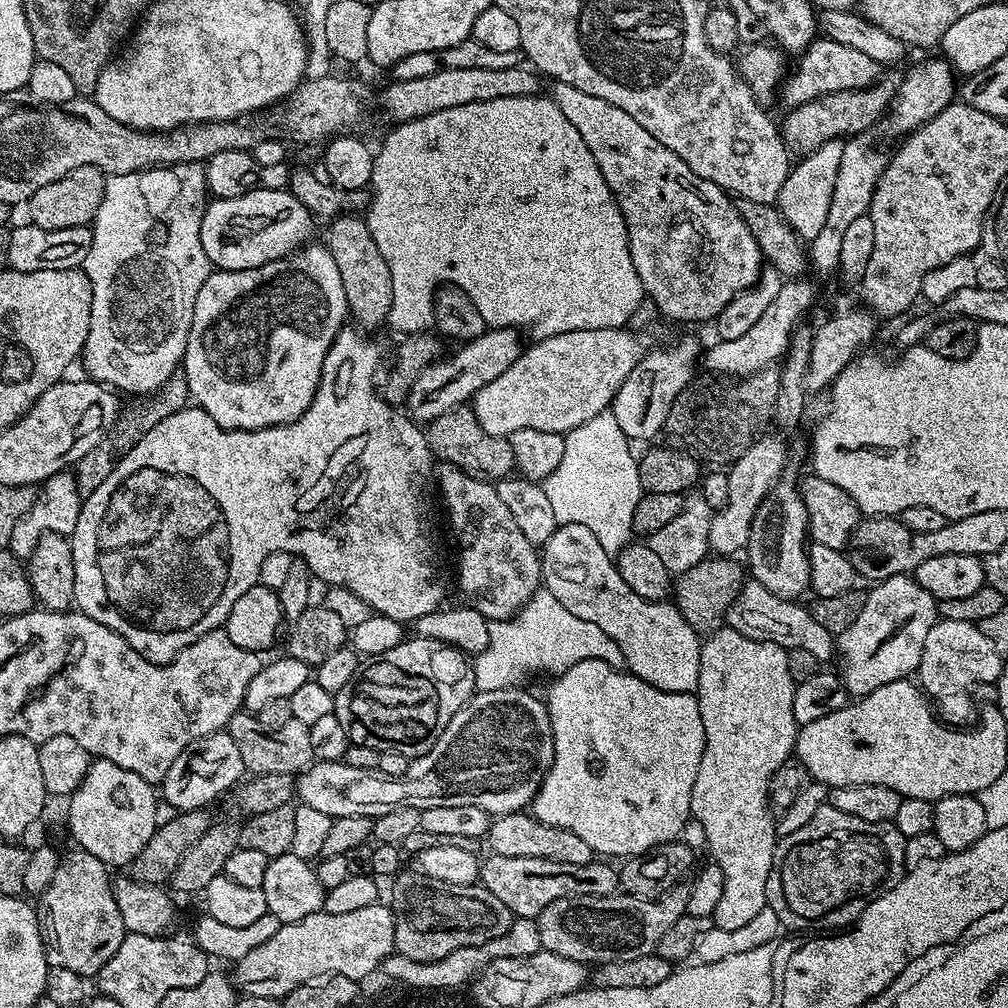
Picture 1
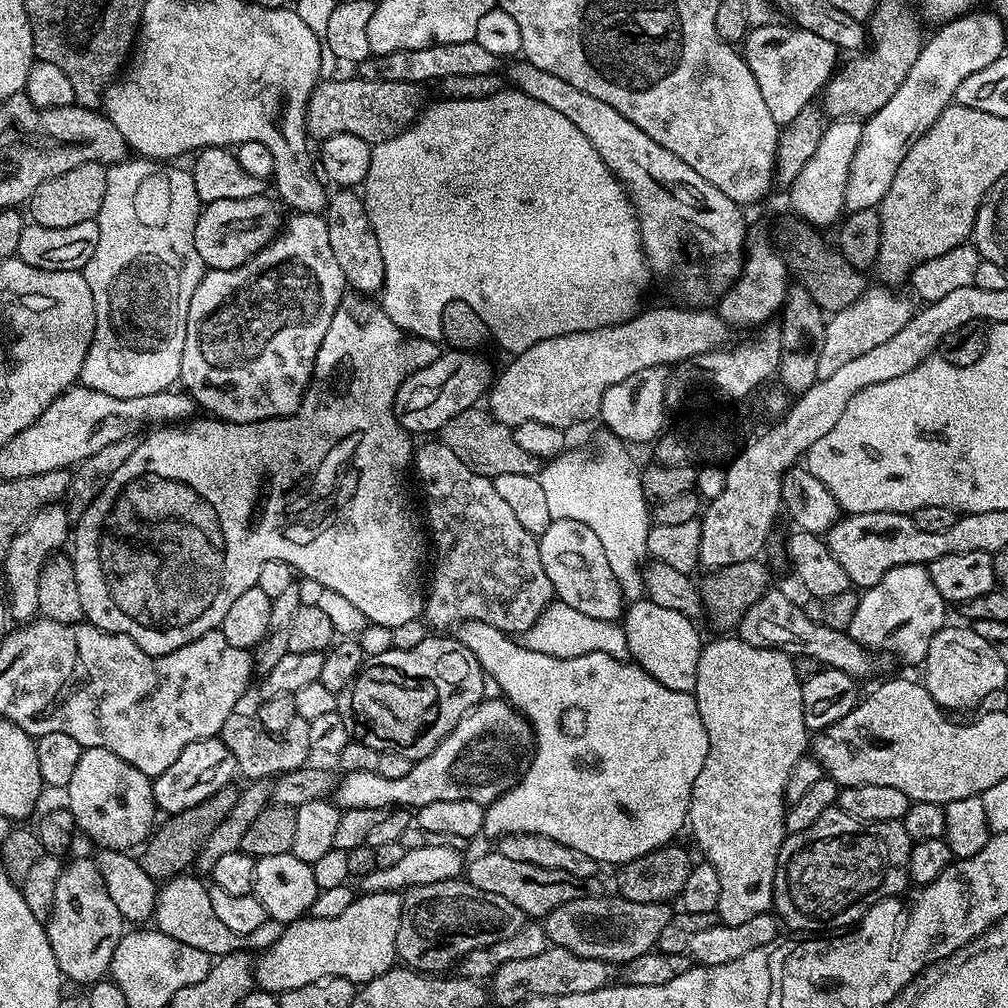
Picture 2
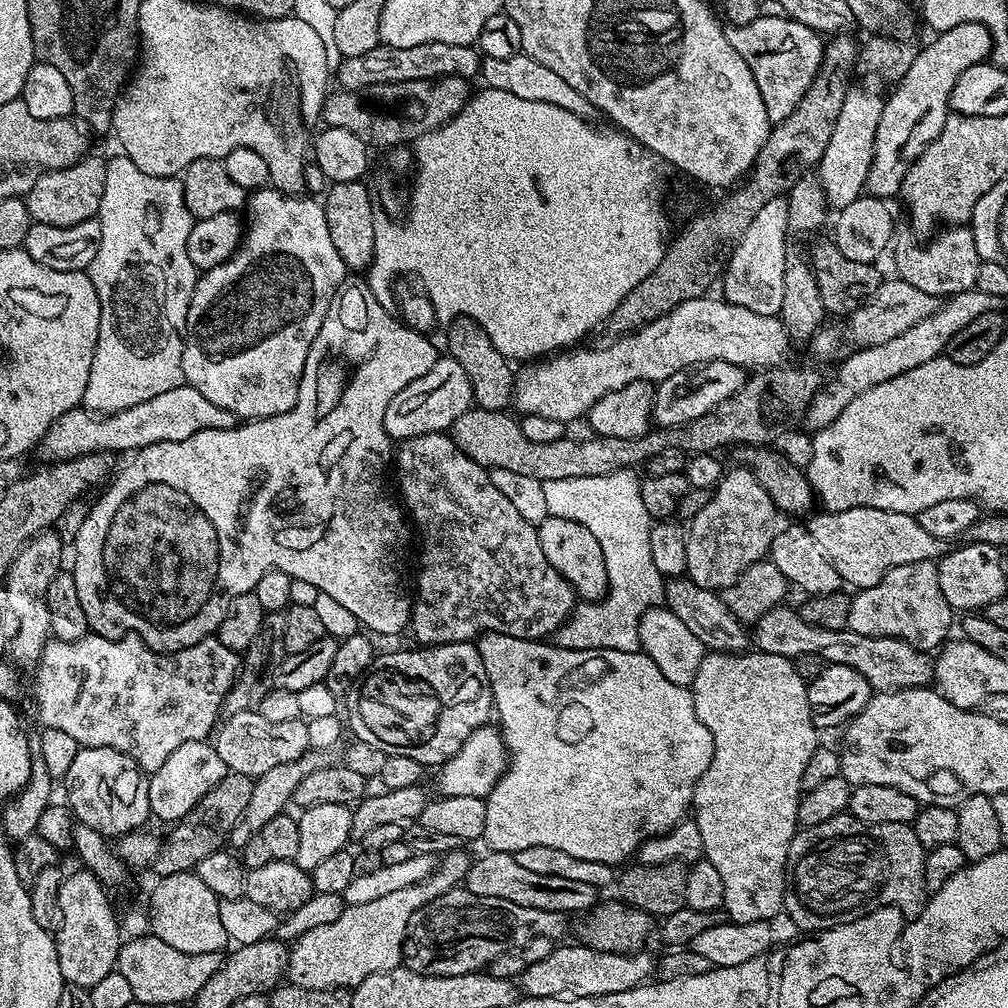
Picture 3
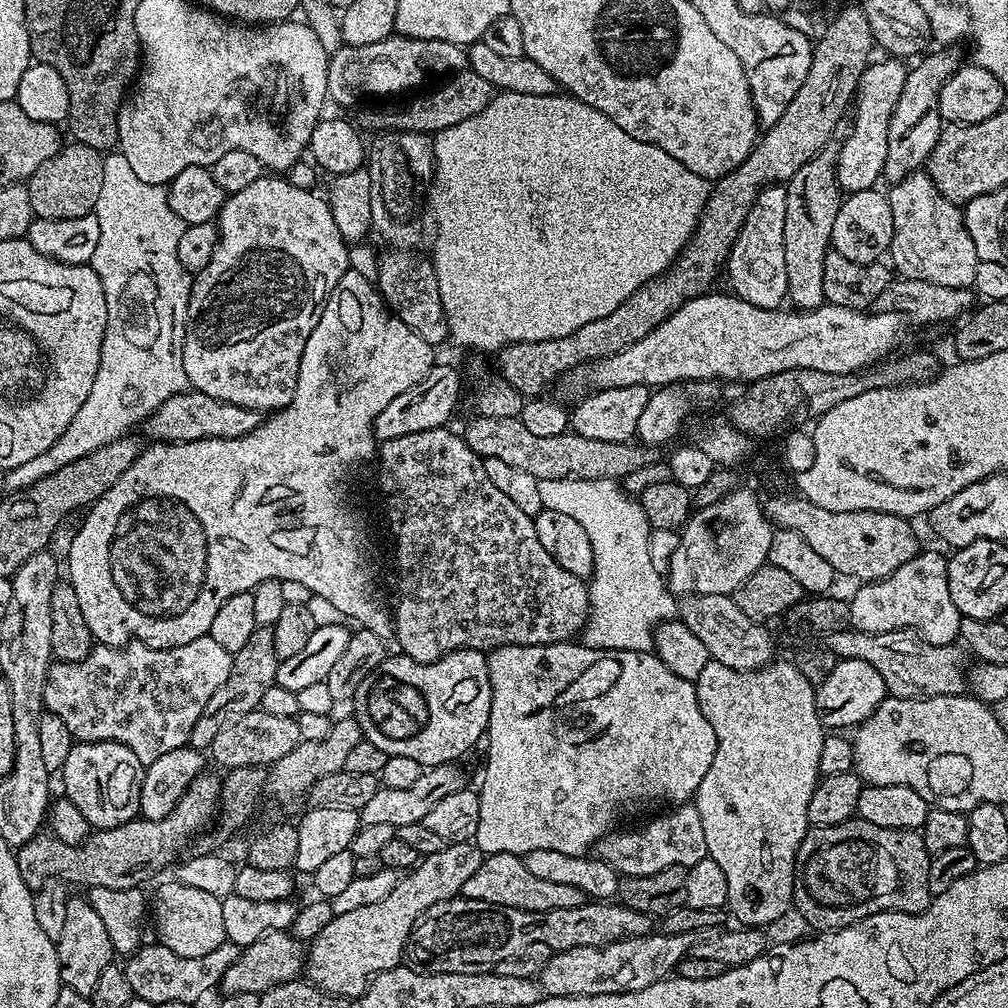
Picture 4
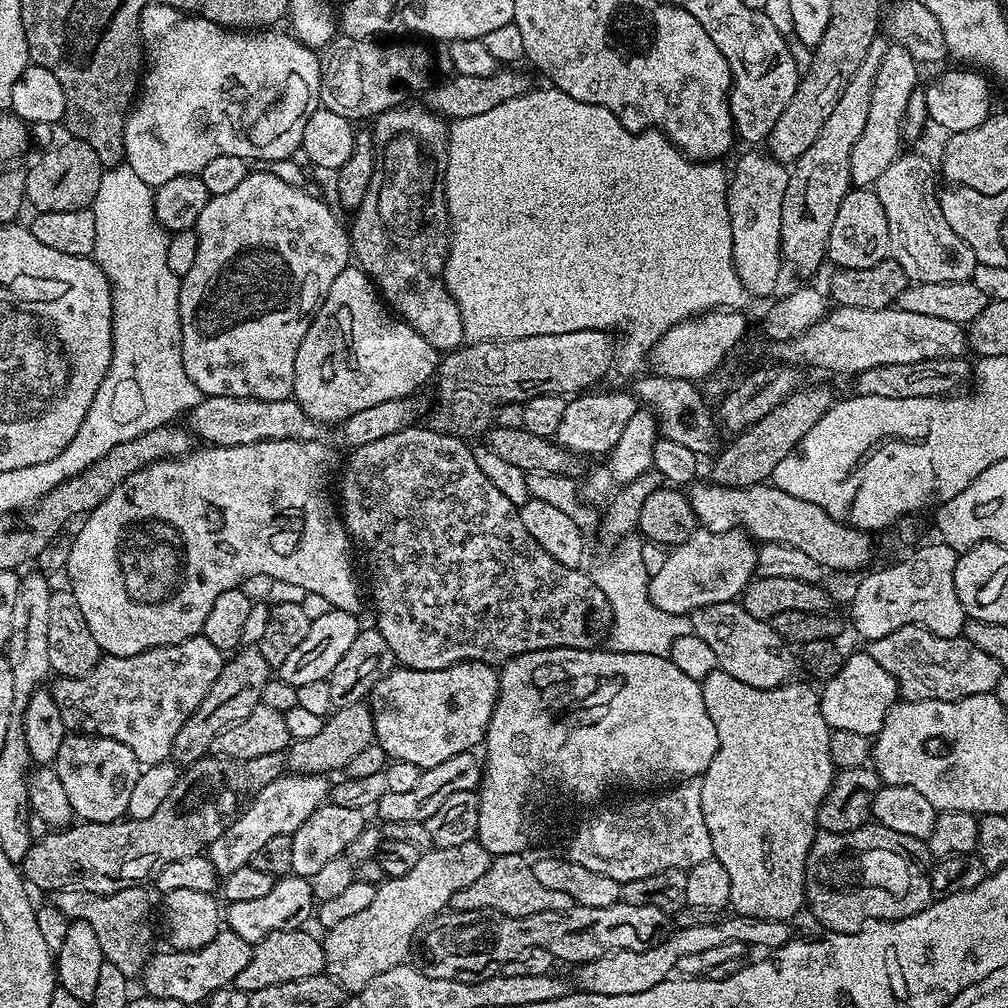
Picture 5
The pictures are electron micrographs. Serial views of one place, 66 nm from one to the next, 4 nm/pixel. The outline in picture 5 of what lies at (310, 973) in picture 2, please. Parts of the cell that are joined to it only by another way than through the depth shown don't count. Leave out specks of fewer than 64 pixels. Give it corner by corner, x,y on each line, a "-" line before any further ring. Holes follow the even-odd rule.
477,839
462,842
462,846
433,847
429,851
421,851
417,865
408,874
385,879
385,884
381,883
377,887
374,902
370,902
370,906
366,906
366,910
361,910
360,913
338,922
338,926
327,929
323,933
322,964
327,975
331,976
333,980
337,980
344,987
345,993
351,994
362,991
371,980
378,978
378,974
386,974
386,970
405,963
413,951
414,941
421,929
432,917
439,916
451,905
454,894
458,894
458,890
462,890
466,886
470,886
470,882
482,878
482,874
486,874
486,870
490,870
493,859
486,850
486,846
482,846

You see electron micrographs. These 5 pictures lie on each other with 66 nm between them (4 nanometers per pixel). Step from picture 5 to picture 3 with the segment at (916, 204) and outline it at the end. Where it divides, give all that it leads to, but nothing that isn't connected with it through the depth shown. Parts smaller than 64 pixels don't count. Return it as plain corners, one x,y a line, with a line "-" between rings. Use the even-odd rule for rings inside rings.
948,226
943,230
945,232
941,236
933,235
929,244
920,244
917,248
898,253
895,275
910,282
910,286
918,286
918,290
923,290
925,294
947,298
968,292
976,286
981,258
971,227

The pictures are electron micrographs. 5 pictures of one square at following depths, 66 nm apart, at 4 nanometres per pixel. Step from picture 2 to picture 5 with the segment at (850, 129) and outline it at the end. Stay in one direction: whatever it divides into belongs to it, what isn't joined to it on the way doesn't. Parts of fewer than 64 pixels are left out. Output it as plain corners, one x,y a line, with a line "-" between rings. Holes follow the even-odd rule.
895,42
889,43
886,58
882,58
882,66
878,66
878,78
874,78
874,92
870,94
870,114
866,117
866,126
858,142
854,142
852,182
855,187
875,185
876,180
882,178
896,157
901,155
906,106
910,106
910,98
918,90
916,71
918,65
910,50

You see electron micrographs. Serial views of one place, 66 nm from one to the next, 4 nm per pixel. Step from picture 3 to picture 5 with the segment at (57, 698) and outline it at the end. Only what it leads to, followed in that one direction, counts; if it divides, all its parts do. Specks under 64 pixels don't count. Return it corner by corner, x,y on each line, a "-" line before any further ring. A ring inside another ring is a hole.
201,634
191,636
189,640
181,644
171,644
165,648
149,648
148,651
142,654
134,654
133,656
105,655
96,663
94,670
90,670
84,676
59,677
59,679
55,681
57,684
54,686
51,685
50,691
54,699
58,702
58,710
62,710
65,729
71,730
76,734
101,736
102,738
110,738
114,742
122,742
122,746
130,746
130,750
134,750
134,758
138,758
138,762
142,766
162,764
171,757
174,738
178,738
178,730
182,730
182,722
186,722
186,718
190,718
190,714
194,714
194,710
198,710
198,706
202,702
202,698
206,698
210,686
214,686
214,678
218,678
218,674
224,668
225,661
225,653
220,652
218,646
213,646
213,644

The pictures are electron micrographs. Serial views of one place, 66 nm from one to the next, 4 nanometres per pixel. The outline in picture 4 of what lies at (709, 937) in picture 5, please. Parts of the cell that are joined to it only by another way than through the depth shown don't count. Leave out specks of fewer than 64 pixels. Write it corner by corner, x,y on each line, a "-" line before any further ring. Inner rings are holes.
663,930
653,931
646,936
631,936
625,940
616,940
613,944
603,944
600,948
594,946
578,946
574,950
562,950
561,952
553,952
550,962
546,962
546,966
542,966
542,970
538,973
538,983
541,993
544,996
593,996
594,994
630,994
638,990
646,990
646,986
654,986
654,982
659,980
667,980
675,973
676,968
680,965
681,960
685,959
691,953
691,950
697,944
698,936
695,932
687,932
686,934
670,934

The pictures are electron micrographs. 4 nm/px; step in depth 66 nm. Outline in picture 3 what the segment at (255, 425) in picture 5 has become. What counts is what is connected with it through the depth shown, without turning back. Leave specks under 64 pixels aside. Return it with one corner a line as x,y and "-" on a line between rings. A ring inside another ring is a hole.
187,382
174,386
174,390
165,390
138,406
130,406
121,412
100,414
89,412
83,407
72,408
62,418
55,420
44,436
42,449
49,461
69,460
75,456
85,456
91,452
131,453
158,442
182,442
198,430
226,430
235,428
238,418
222,406
214,406
210,398
198,394

